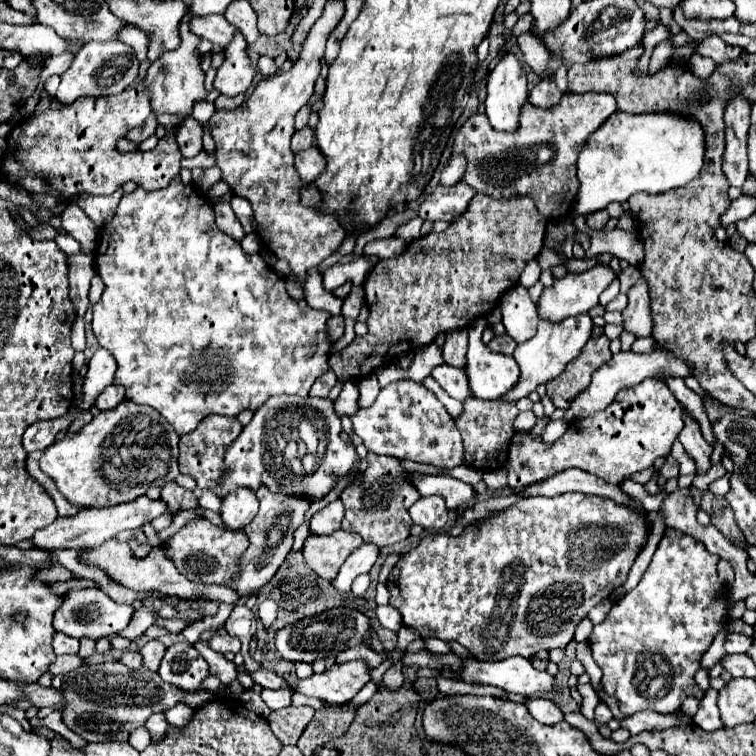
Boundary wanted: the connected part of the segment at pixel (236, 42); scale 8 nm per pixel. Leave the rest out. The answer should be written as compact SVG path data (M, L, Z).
M234 33L232 53L226 53L224 63L216 71L214 89L222 95L240 95L246 93L256 77L256 67L252 65L248 51L246 51L246 39L242 33Z

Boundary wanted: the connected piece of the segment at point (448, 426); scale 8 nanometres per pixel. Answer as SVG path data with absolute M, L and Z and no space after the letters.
M400 379L382 387L376 401L368 409L360 409L352 417L352 423L356 435L360 435L364 445L376 455L410 459L440 469L454 469L464 463L462 437L454 417L422 383Z

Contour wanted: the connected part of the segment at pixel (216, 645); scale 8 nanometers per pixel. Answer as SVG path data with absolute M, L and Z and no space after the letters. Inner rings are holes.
M214 635L210 641L208 641L208 647L218 651L218 653L240 653L240 641L236 637L230 637L230 635Z

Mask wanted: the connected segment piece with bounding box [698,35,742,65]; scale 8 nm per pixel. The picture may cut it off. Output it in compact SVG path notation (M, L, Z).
M706 37L704 41L700 41L698 45L698 53L704 57L712 57L716 61L716 65L720 65L722 61L732 61L738 59L742 55L742 49L738 47L730 47L726 45L720 37Z

